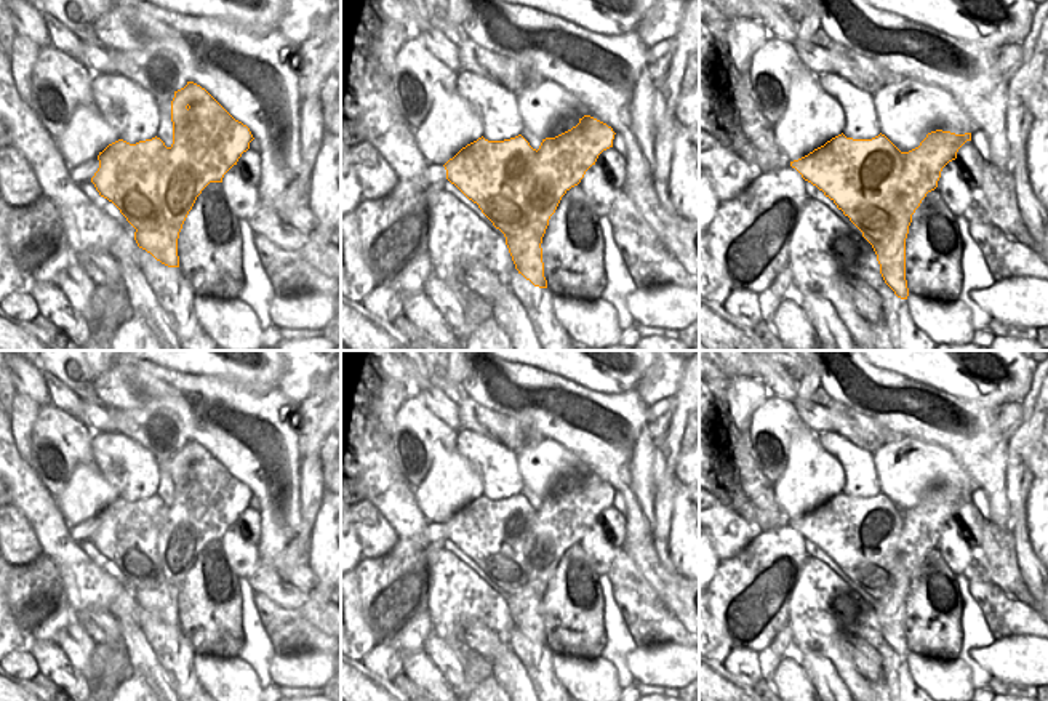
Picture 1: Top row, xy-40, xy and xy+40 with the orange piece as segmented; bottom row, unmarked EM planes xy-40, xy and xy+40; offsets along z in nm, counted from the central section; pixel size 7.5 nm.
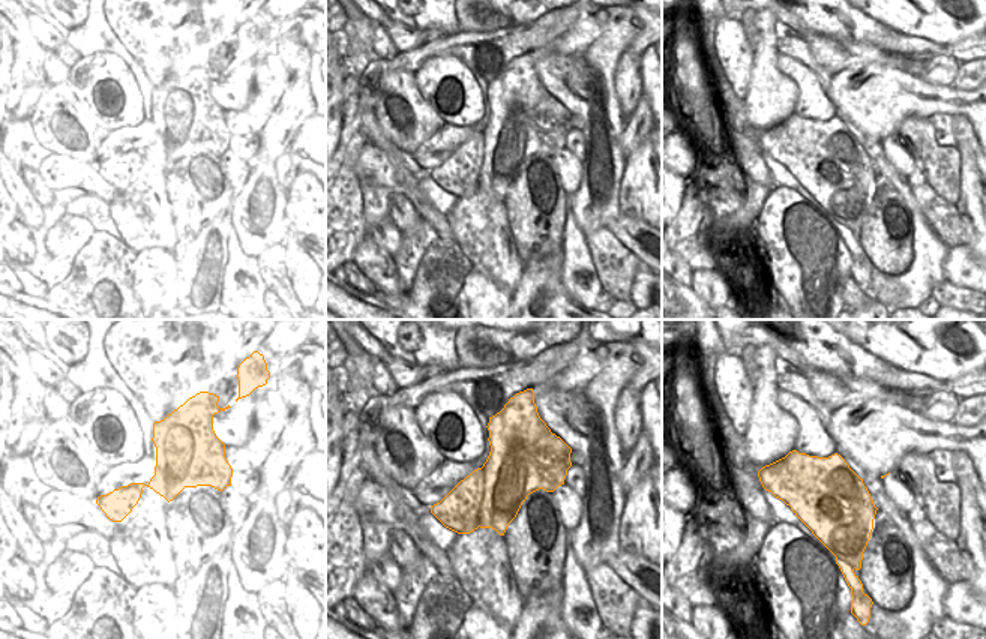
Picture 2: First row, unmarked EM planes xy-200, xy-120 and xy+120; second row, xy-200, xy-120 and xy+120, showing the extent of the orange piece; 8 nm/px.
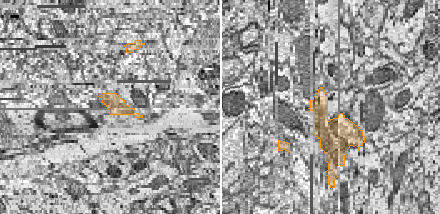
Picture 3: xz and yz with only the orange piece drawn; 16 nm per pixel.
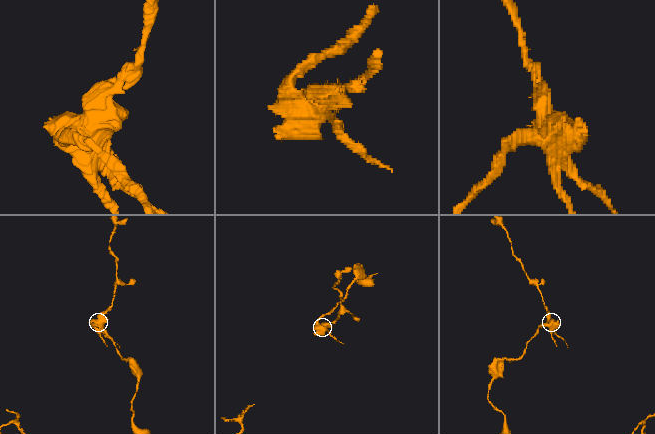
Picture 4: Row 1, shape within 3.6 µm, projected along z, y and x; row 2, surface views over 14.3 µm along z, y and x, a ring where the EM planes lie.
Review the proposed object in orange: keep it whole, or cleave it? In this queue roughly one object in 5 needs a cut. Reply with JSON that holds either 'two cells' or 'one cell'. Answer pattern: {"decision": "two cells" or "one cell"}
{"decision": "two cells"}

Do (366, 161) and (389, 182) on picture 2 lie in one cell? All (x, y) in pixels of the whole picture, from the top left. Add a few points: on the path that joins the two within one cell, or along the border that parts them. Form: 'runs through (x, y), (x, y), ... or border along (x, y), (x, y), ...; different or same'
runs through (372, 165), (383, 176); same

